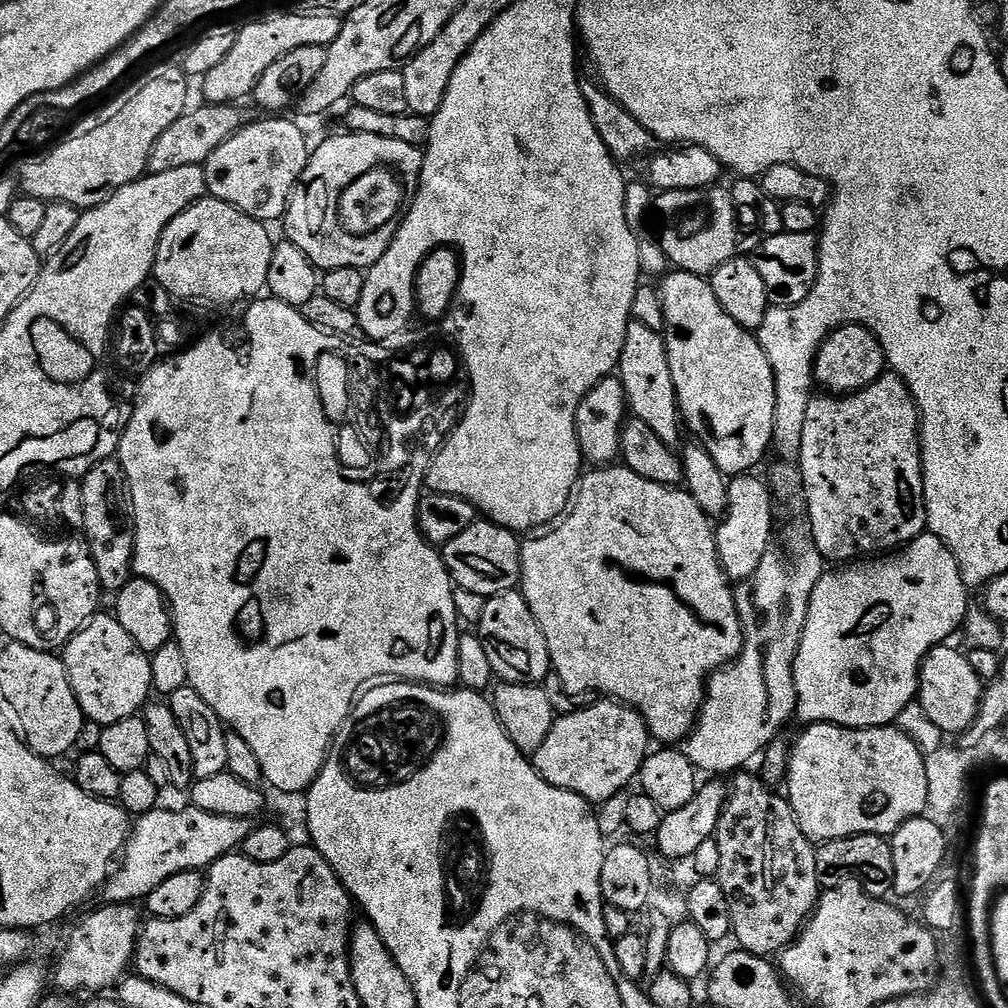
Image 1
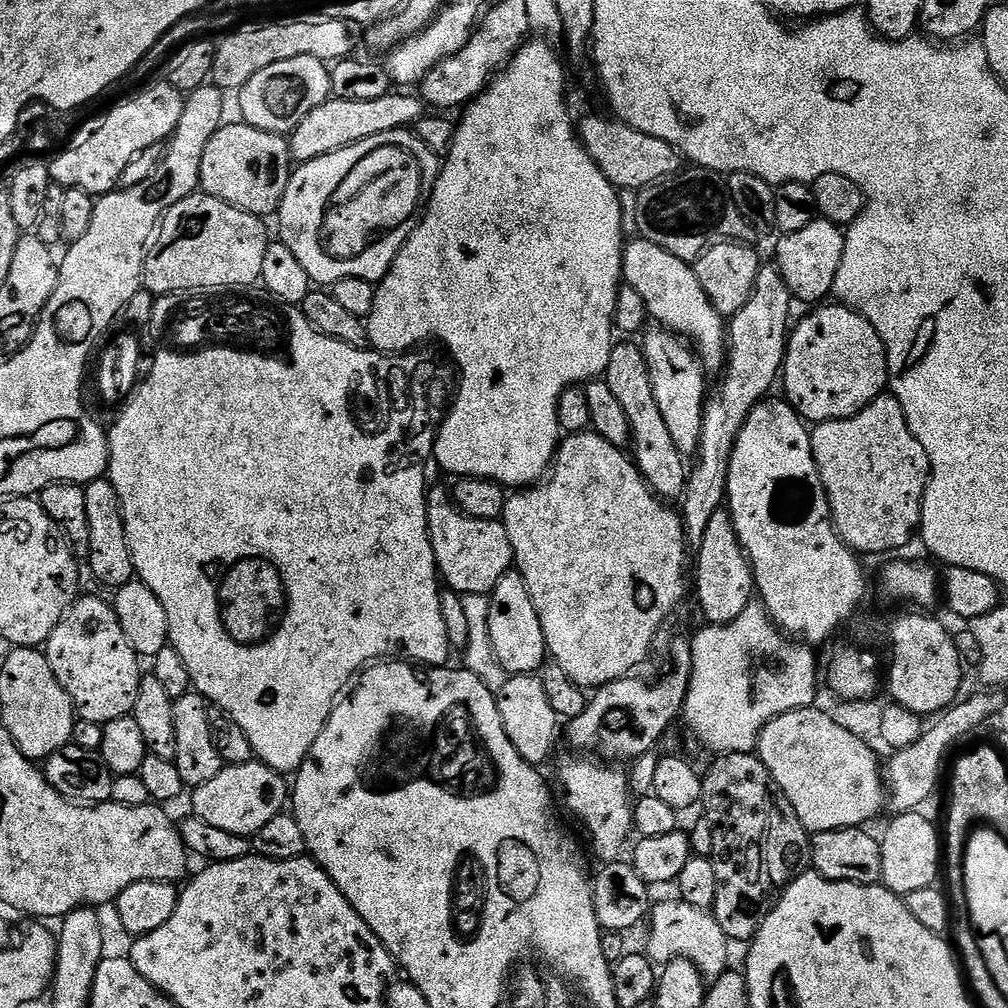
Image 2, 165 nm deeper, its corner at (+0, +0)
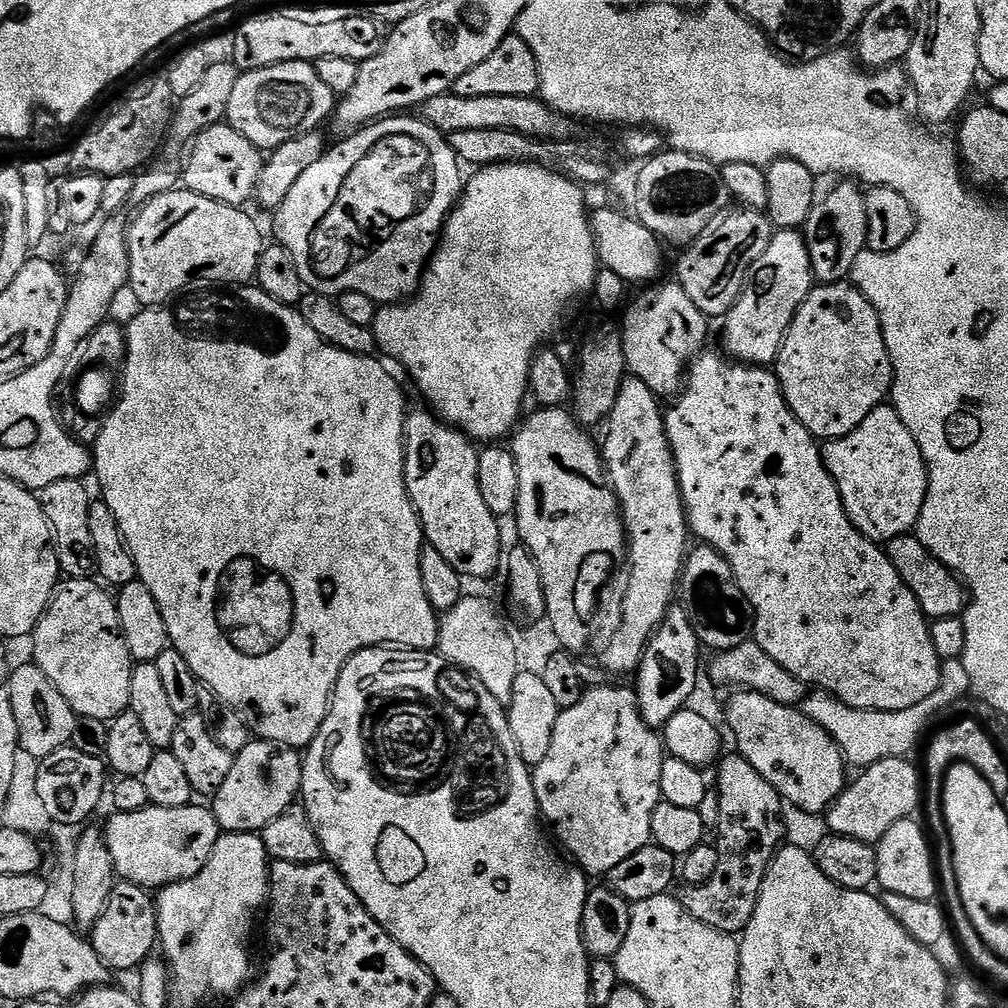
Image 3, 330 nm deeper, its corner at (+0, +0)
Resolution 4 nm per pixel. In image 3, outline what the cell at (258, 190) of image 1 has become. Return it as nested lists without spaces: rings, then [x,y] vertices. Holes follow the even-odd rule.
[[[221,122],[210,126],[192,141],[182,168],[182,184],[189,192],[197,192],[223,204],[244,206],[256,195],[265,159],[265,153],[256,148],[254,142],[238,134],[231,124]]]

